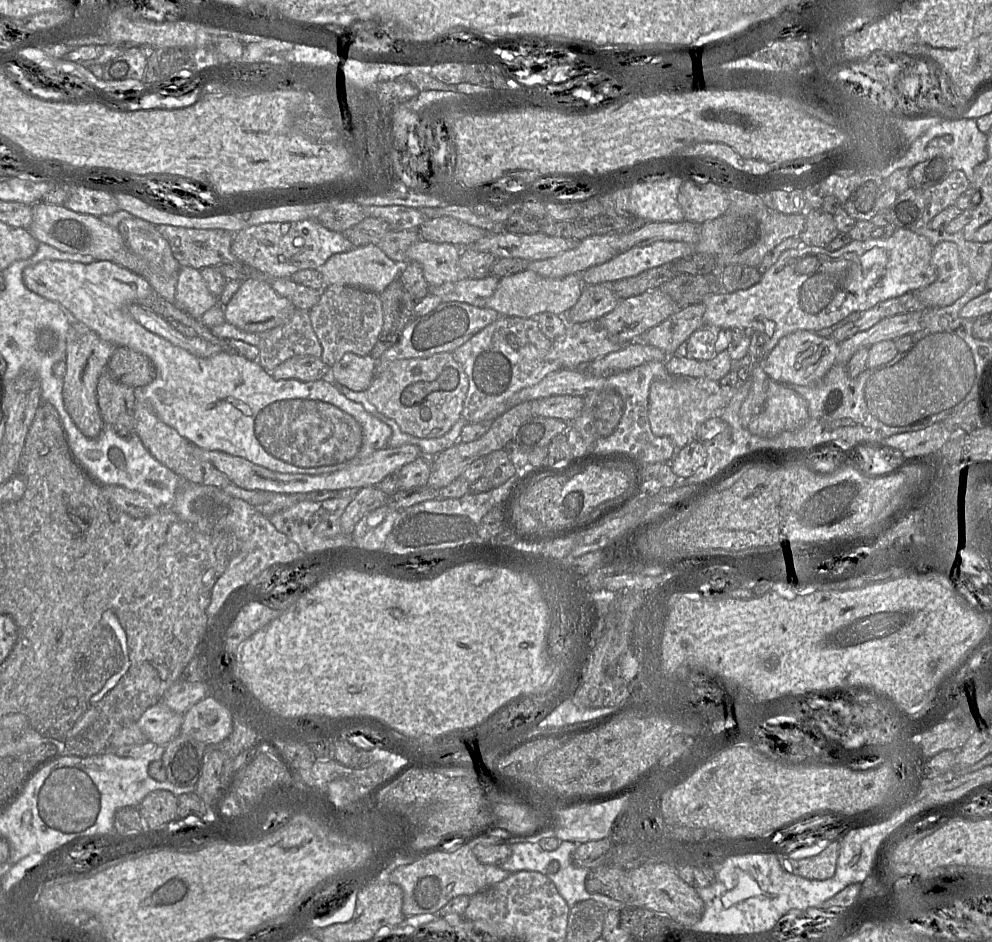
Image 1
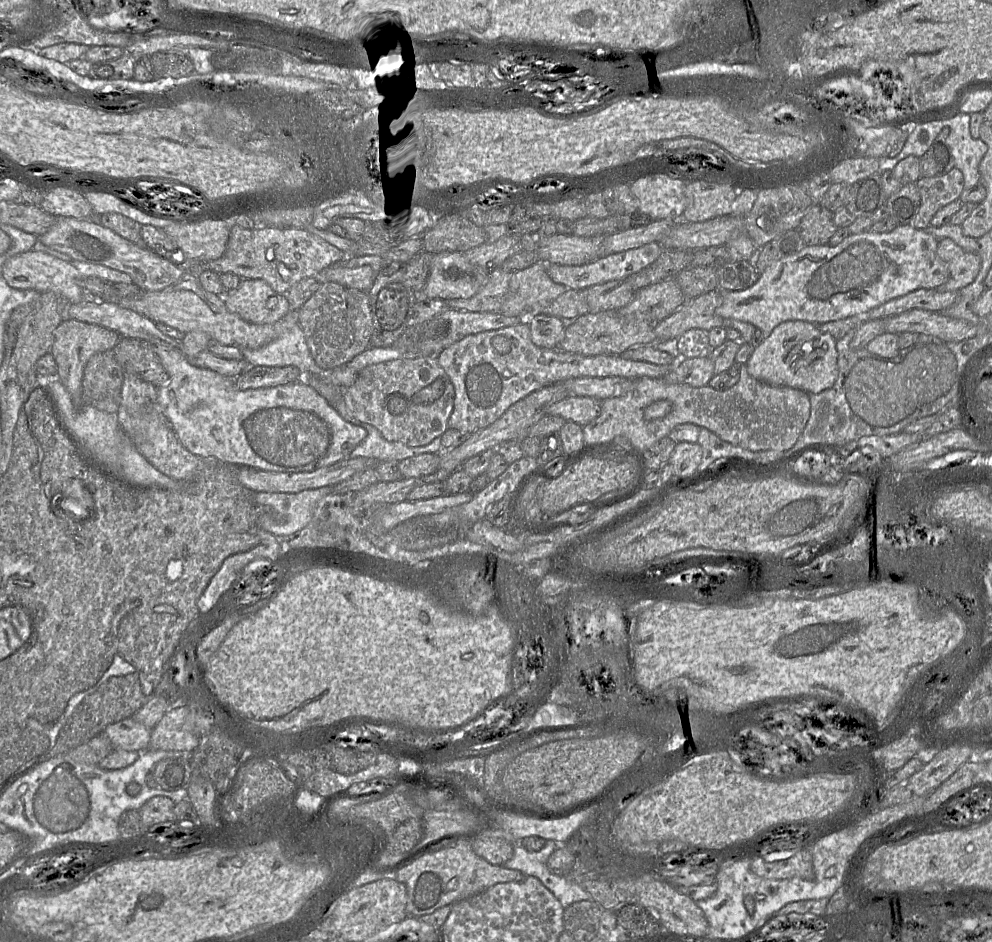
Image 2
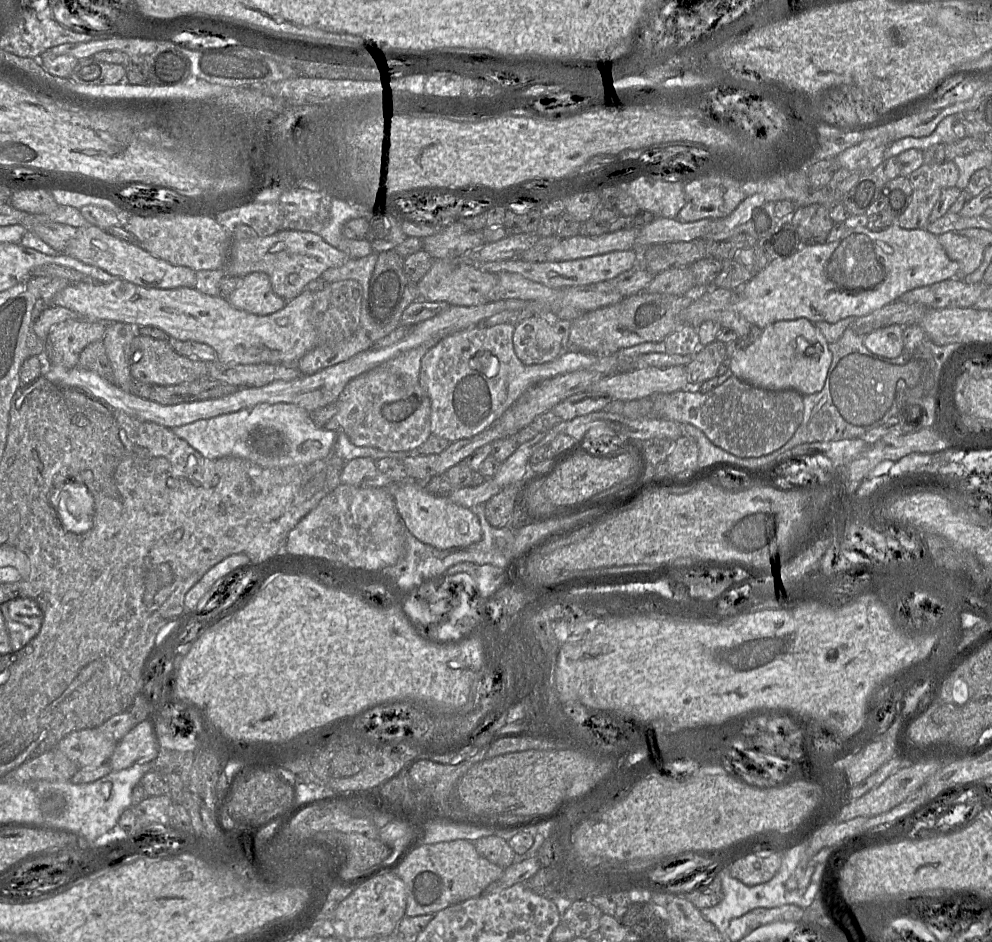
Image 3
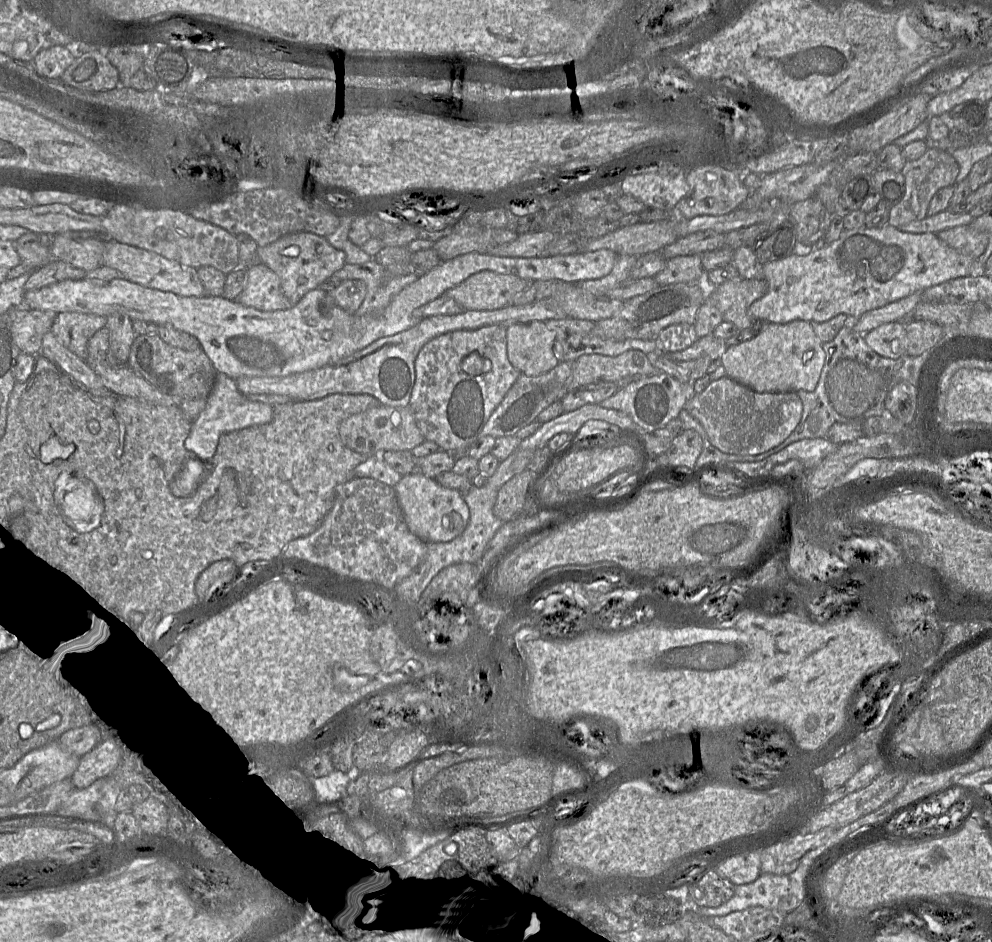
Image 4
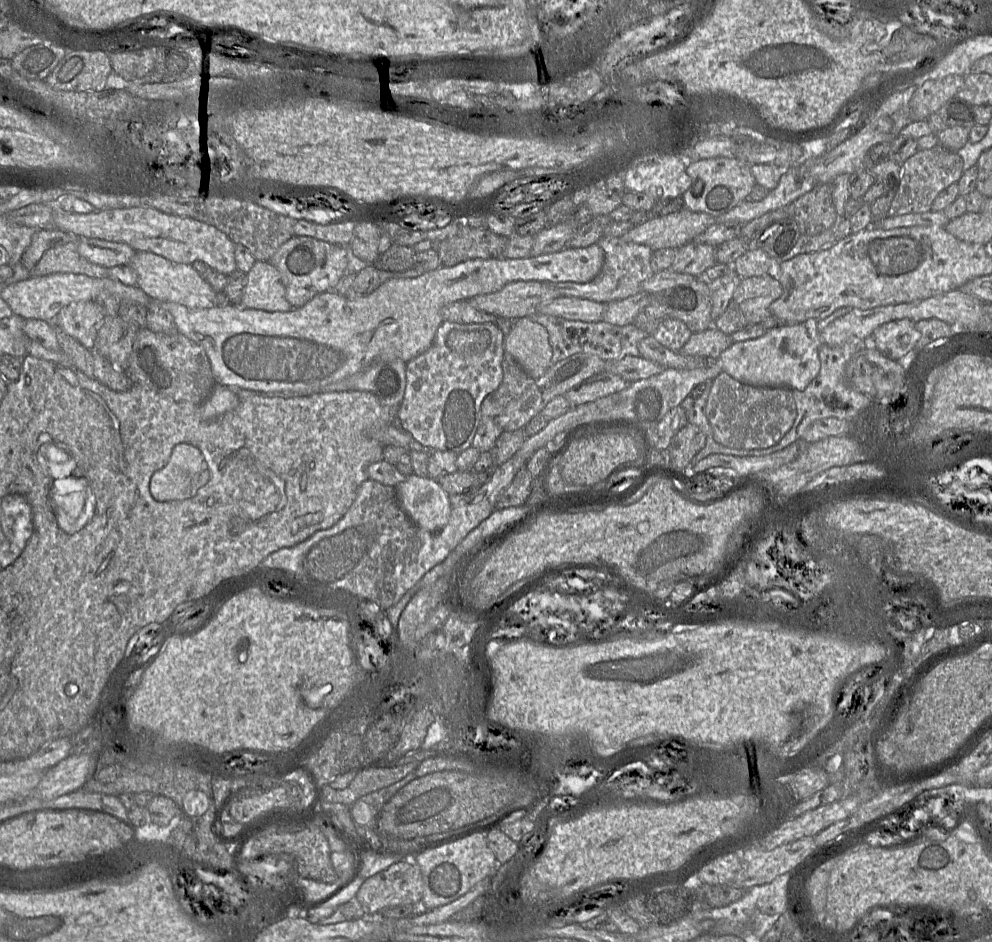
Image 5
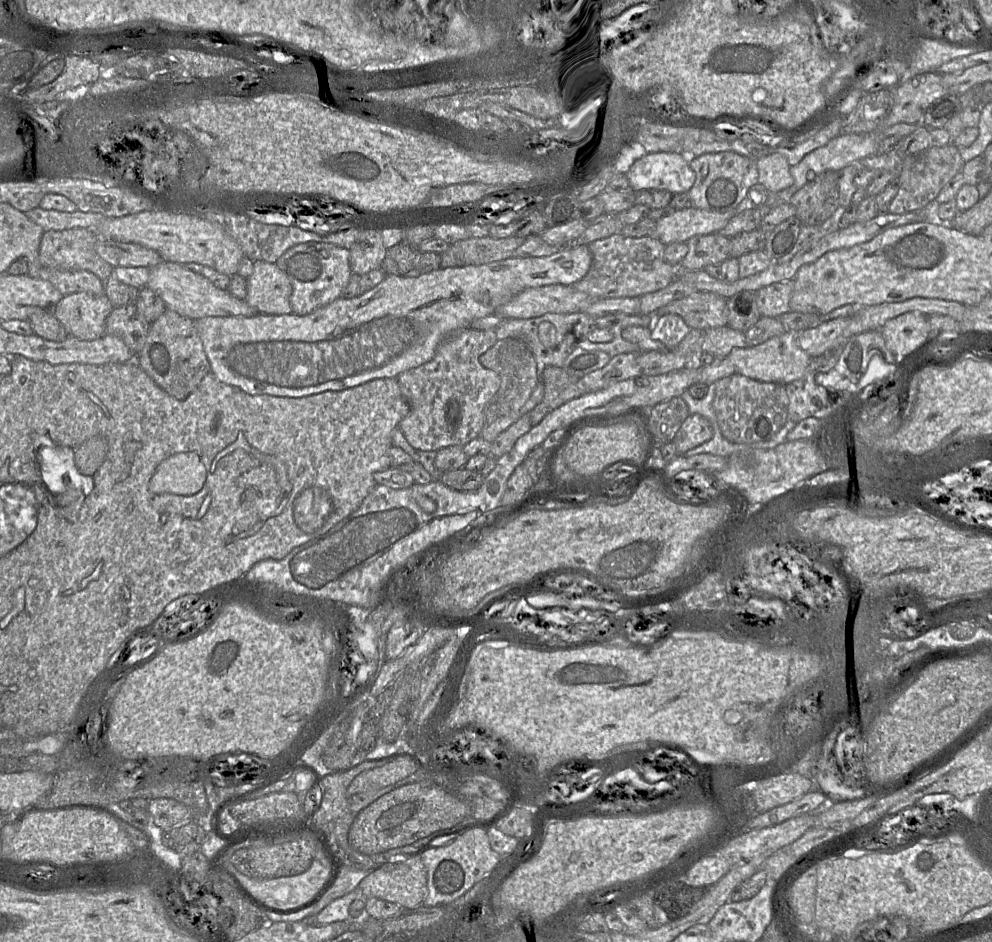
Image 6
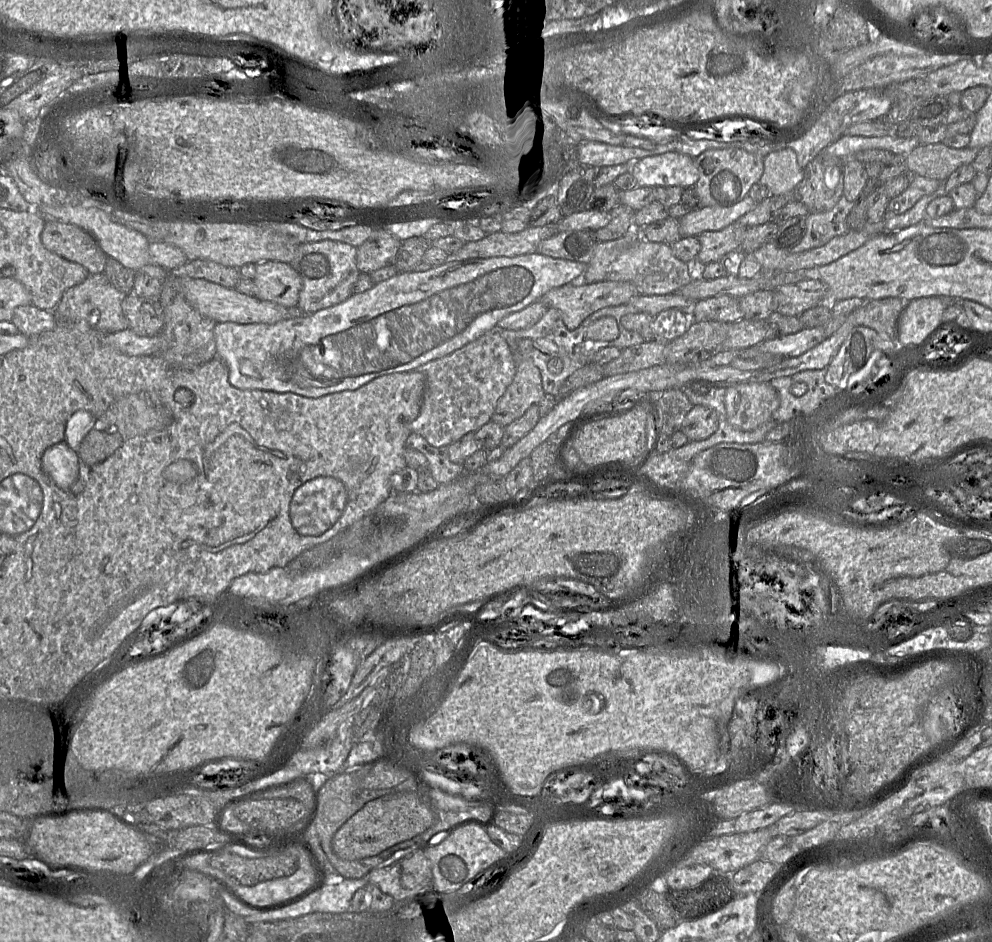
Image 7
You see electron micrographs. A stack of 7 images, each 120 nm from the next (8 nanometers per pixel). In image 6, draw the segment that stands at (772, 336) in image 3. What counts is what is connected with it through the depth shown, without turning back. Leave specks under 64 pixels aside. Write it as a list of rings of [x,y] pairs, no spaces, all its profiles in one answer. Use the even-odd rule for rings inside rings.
[[[786,331],[756,346],[733,348],[728,358],[737,374],[762,382],[786,385],[801,378],[811,361],[811,357],[798,346],[796,333],[799,332]]]

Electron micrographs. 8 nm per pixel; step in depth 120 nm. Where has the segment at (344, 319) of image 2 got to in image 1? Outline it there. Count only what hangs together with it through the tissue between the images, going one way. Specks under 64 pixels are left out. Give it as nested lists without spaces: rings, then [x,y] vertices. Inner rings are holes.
[[[325,286],[318,303],[309,310],[309,315],[322,346],[320,358],[329,367],[345,353],[369,355],[383,328],[383,309],[379,294],[355,286]]]

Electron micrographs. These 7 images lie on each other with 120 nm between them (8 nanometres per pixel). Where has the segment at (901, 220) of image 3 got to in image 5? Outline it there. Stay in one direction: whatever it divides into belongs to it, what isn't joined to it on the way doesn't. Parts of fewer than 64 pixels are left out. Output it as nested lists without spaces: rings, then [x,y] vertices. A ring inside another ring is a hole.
[[[939,144],[931,149],[918,150],[910,156],[900,168],[900,183],[891,202],[887,216],[921,214],[931,210],[938,194],[953,183],[957,183],[963,174],[963,161],[953,151]]]

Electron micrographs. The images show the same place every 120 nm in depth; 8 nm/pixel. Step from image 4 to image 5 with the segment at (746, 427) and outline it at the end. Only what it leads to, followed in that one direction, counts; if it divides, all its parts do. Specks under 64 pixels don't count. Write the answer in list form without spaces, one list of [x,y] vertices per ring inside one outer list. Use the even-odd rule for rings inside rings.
[[[723,371],[713,379],[705,415],[717,443],[735,449],[763,449],[777,444],[791,429],[797,410],[791,389],[743,384]]]

